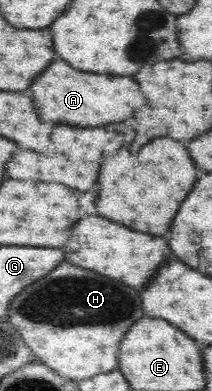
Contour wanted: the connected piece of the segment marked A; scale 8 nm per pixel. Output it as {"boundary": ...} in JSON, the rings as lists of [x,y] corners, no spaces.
{"boundary":[[[63,60],[49,63],[49,67],[33,79],[29,91],[39,119],[45,123],[51,121],[81,127],[97,127],[103,123],[125,121],[135,109],[145,105],[145,97],[131,77],[115,77],[107,73],[81,73],[80,70],[69,67]]]}

